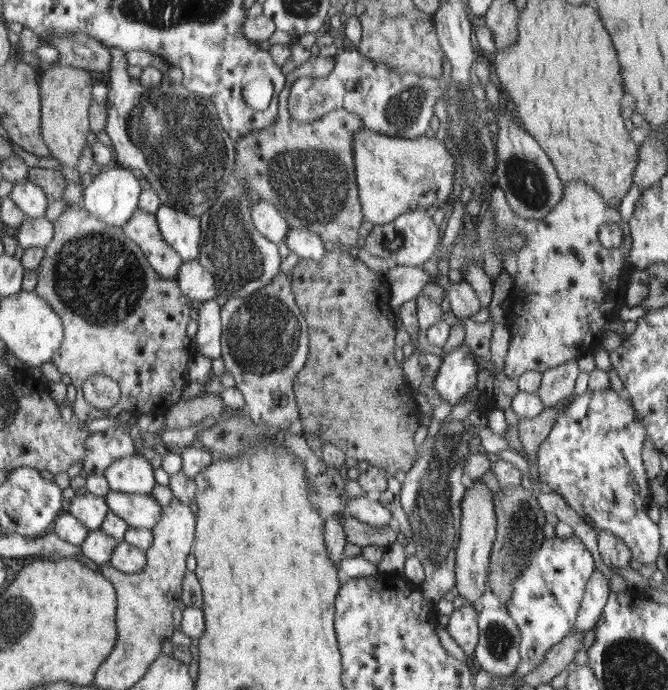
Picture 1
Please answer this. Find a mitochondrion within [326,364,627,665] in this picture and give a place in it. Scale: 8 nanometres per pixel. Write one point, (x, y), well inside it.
(431, 511)

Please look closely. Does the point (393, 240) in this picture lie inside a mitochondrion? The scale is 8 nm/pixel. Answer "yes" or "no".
yes

